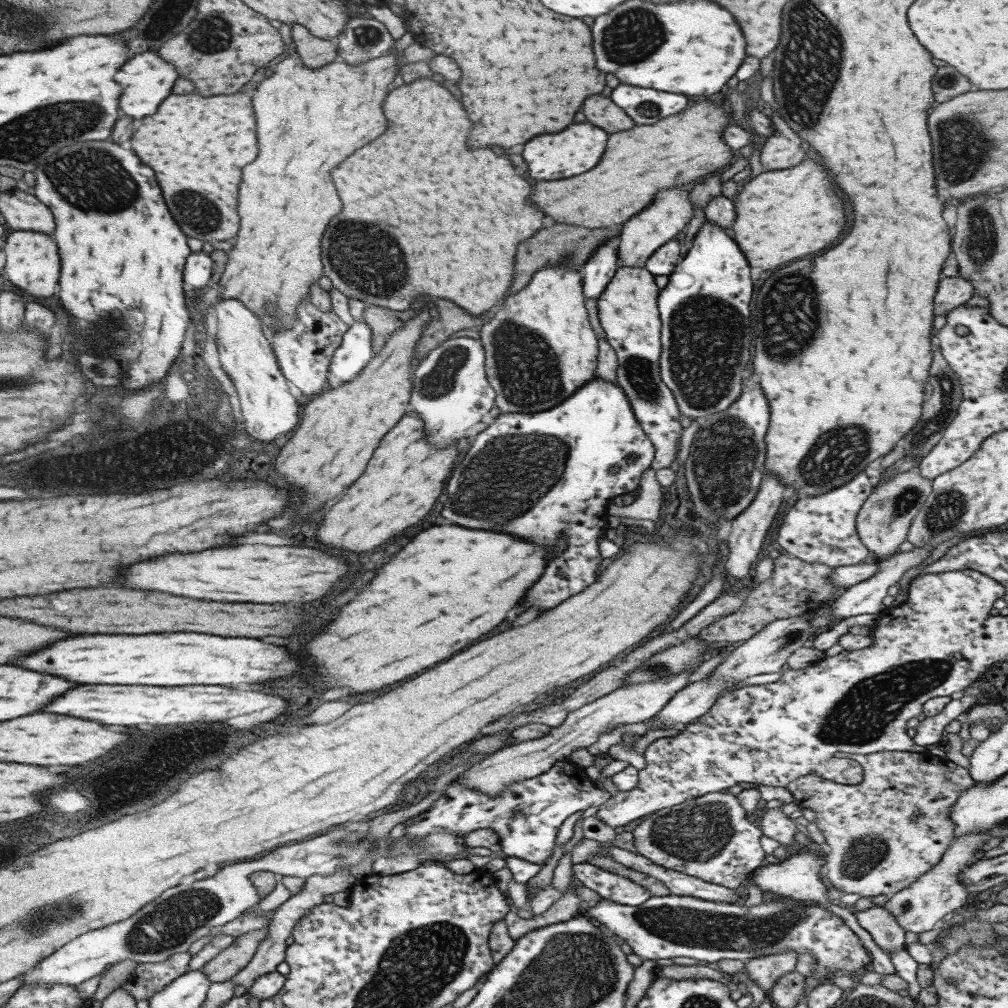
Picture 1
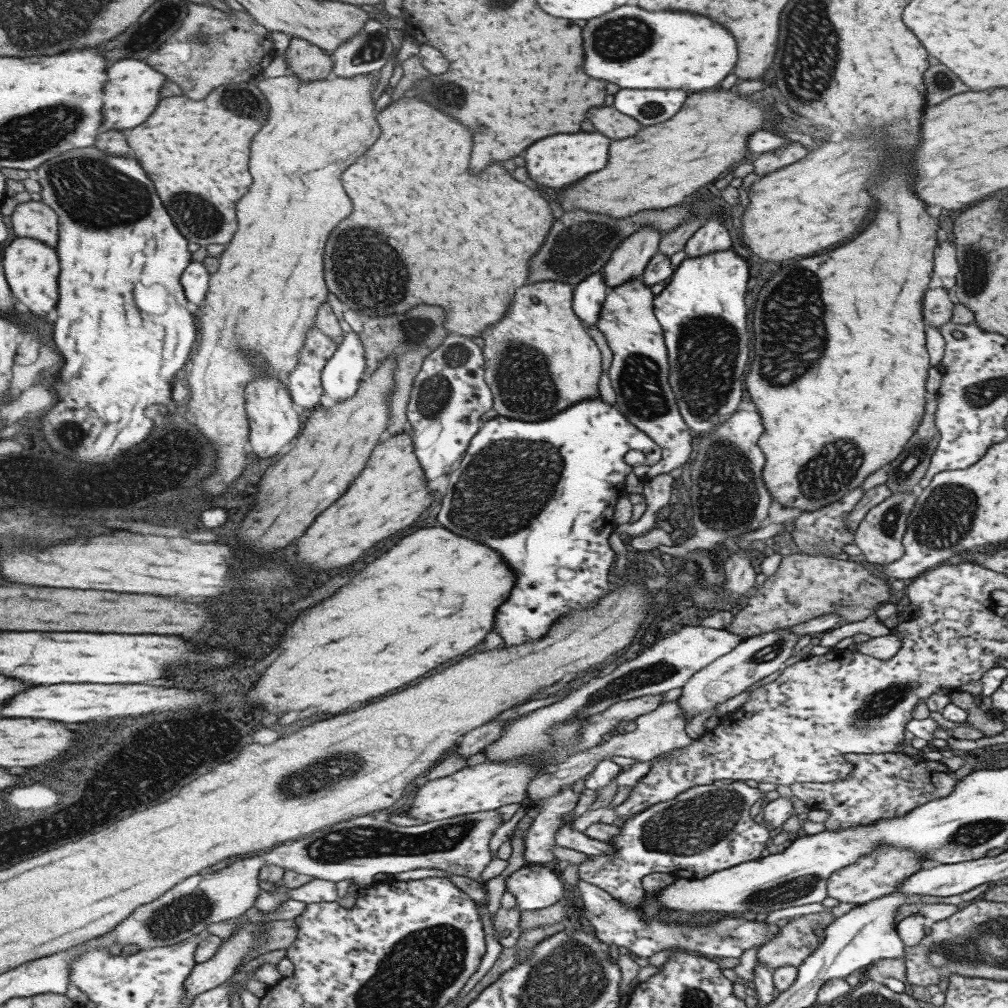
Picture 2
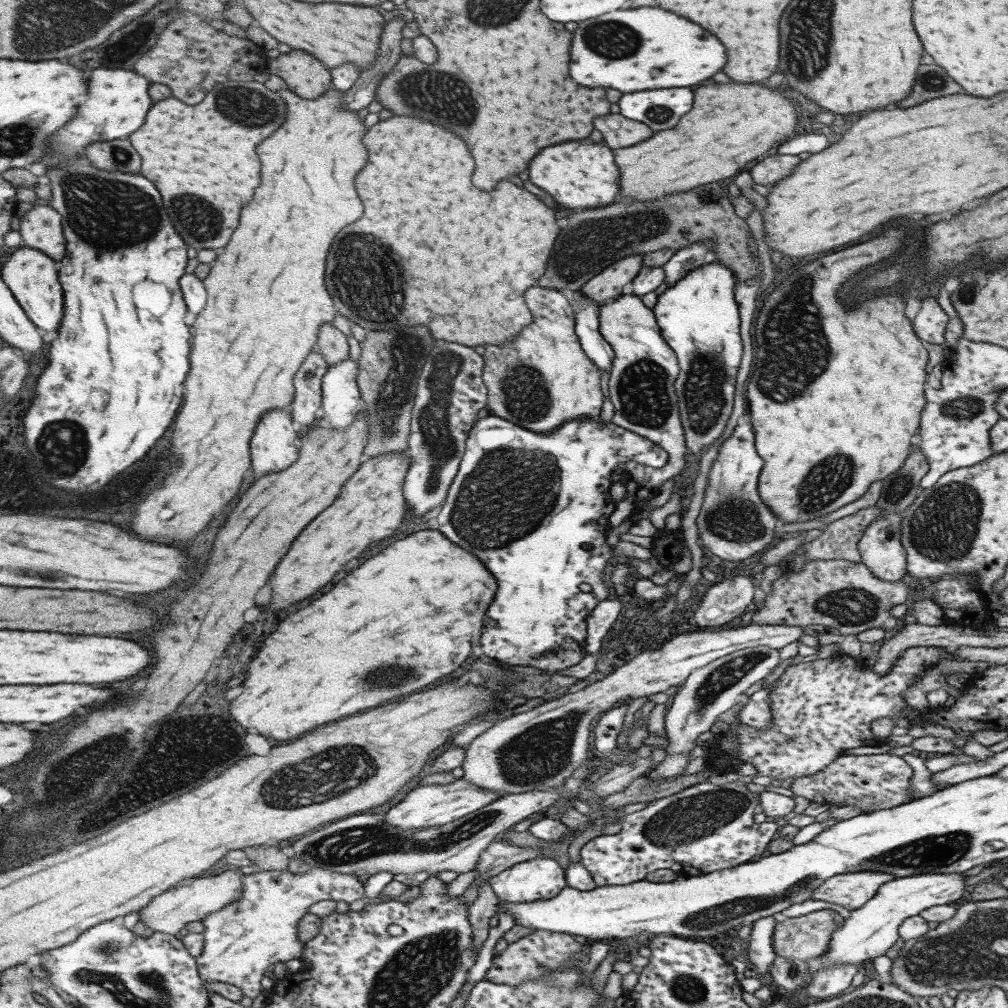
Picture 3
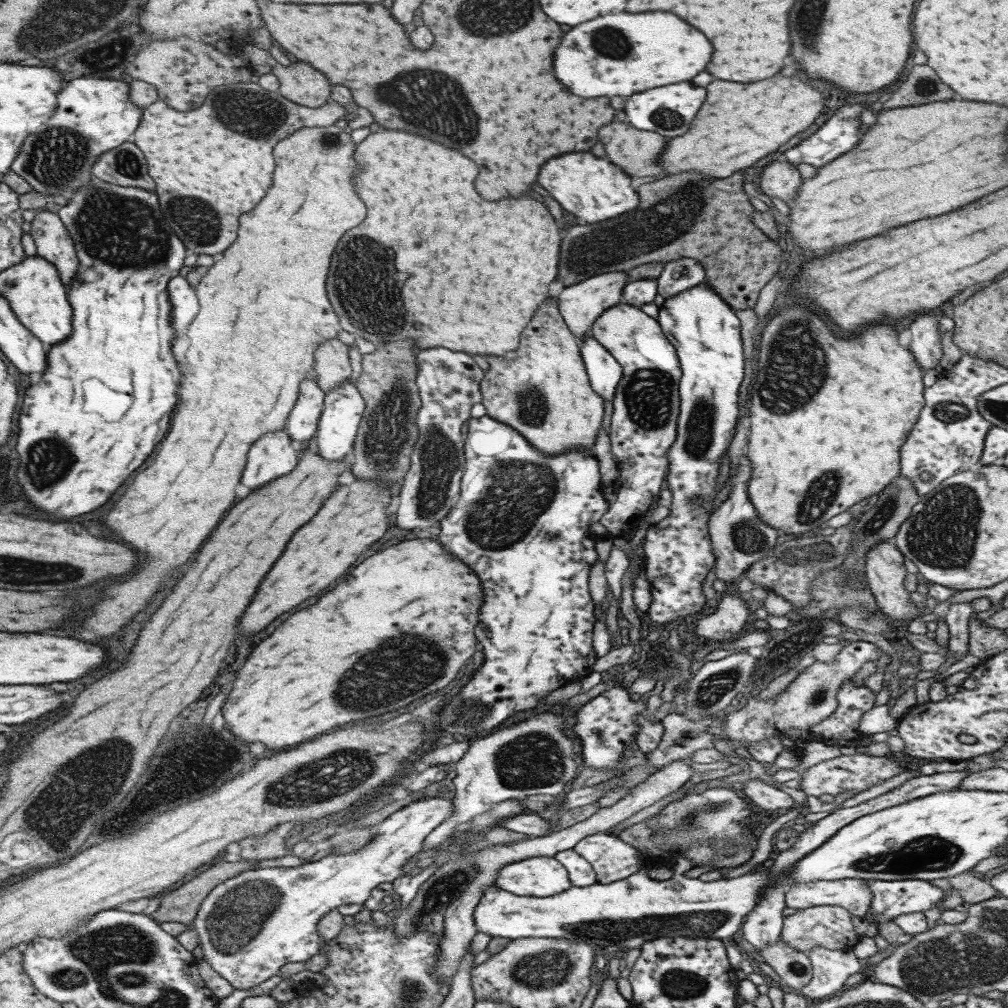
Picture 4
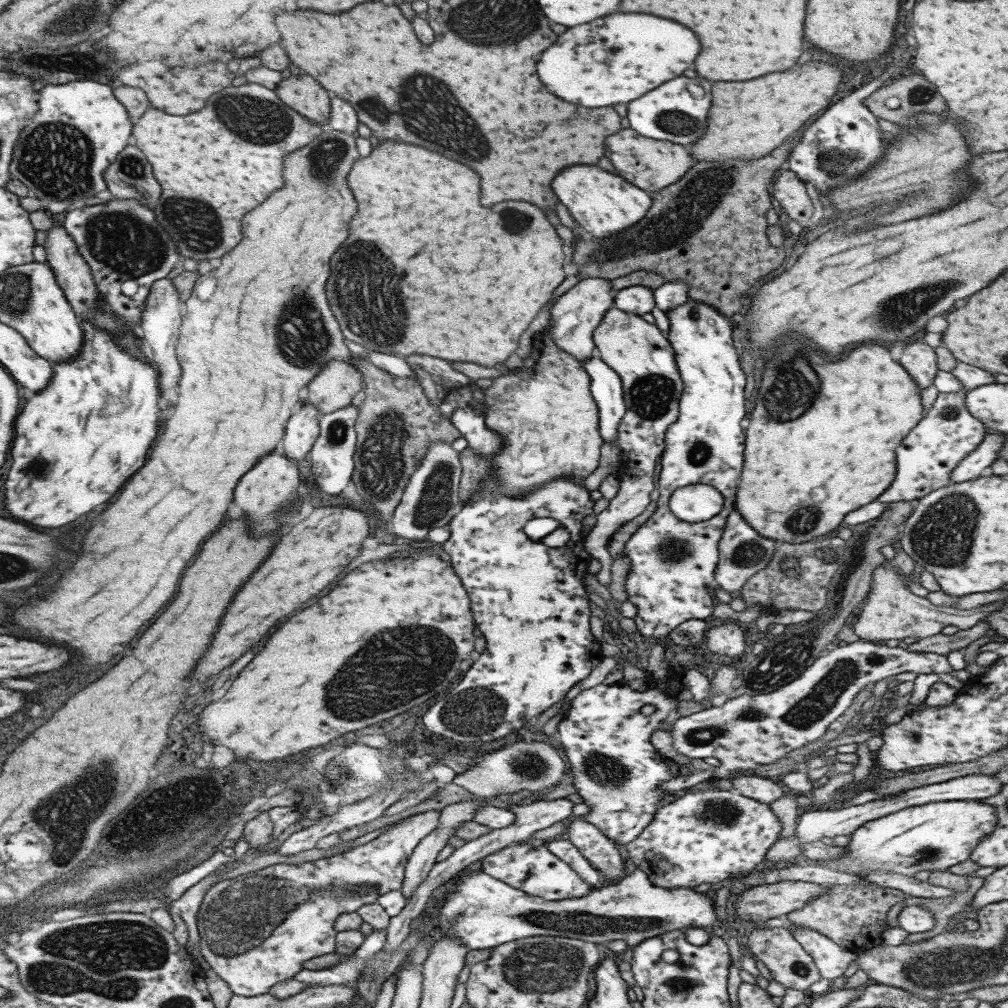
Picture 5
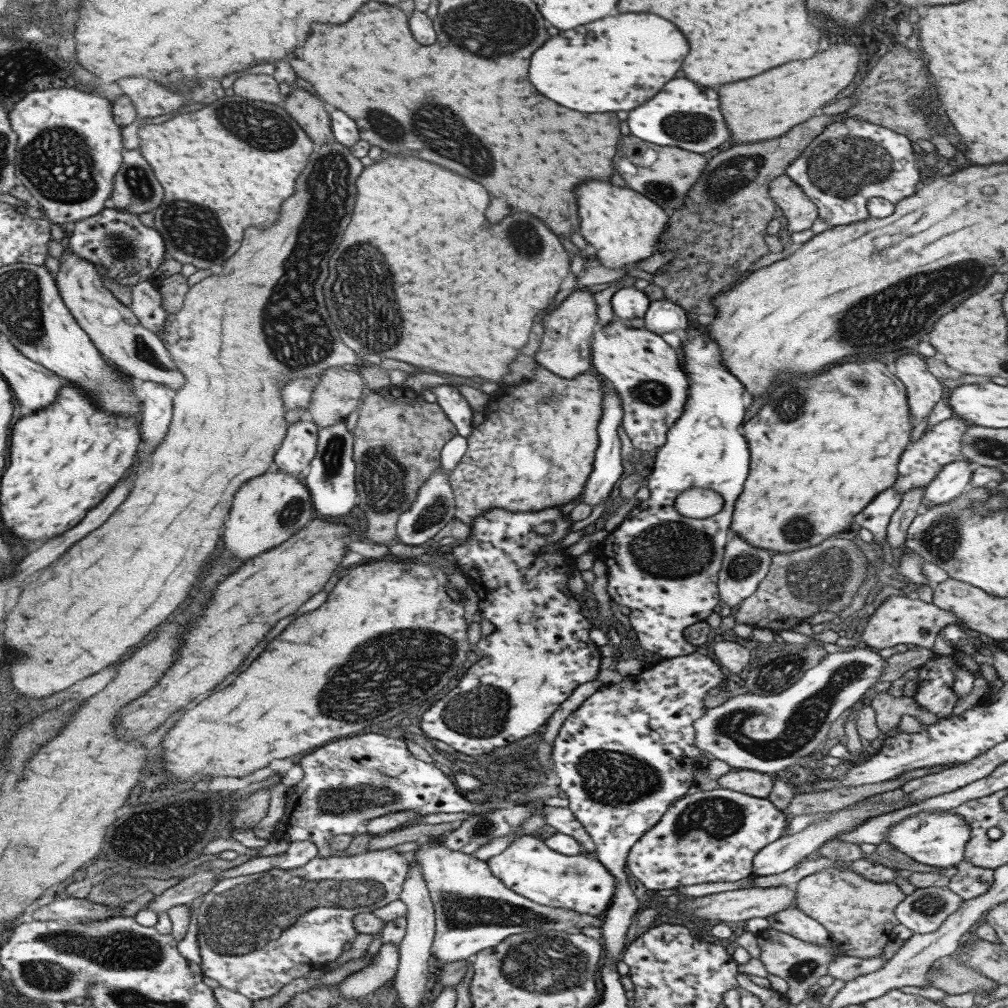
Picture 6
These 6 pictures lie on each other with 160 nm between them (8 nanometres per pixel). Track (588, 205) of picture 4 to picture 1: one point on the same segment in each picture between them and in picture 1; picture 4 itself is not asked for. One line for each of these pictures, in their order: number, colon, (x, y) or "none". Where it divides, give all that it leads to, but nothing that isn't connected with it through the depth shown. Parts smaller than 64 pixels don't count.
1: (577, 148)
2: (556, 161)
3: (577, 174)

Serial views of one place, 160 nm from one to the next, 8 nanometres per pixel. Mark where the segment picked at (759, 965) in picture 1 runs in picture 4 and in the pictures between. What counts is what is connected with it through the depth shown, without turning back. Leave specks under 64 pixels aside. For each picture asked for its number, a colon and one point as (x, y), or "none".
2: (794, 940)
3: (804, 937)
4: (829, 927)

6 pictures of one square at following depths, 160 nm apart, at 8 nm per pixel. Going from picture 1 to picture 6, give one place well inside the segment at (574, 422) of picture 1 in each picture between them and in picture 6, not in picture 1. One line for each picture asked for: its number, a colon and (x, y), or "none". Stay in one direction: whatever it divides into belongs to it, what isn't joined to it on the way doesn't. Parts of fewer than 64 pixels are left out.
2: (542, 494)
3: (508, 480)
4: (534, 625)
5: (528, 601)
6: (539, 650)

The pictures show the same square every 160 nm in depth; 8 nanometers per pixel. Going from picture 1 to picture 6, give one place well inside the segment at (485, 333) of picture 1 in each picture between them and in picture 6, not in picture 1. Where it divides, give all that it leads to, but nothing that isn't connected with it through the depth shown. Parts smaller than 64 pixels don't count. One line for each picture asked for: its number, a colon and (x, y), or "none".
2: (539, 359)
3: (541, 378)
4: (541, 390)
5: (544, 412)
6: (527, 455)

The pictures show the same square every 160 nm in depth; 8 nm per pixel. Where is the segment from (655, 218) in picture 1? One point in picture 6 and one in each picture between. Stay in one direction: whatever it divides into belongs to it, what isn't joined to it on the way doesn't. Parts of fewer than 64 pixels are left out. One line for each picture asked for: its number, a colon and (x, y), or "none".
2: (629, 259)
3: (606, 286)
4: (579, 305)
5: (574, 316)
6: (565, 351)

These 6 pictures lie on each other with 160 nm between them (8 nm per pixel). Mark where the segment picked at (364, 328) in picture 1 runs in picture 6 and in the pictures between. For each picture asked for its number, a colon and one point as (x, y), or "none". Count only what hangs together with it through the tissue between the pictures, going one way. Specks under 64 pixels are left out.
2: (339, 377)
3: (340, 400)
4: (342, 410)
5: (331, 454)
6: (330, 479)

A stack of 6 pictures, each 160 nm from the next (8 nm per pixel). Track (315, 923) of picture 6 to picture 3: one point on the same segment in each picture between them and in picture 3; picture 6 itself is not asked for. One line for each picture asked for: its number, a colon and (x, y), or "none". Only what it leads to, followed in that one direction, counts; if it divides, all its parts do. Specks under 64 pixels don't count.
3: (240, 940)
4: (248, 926)
5: (255, 930)

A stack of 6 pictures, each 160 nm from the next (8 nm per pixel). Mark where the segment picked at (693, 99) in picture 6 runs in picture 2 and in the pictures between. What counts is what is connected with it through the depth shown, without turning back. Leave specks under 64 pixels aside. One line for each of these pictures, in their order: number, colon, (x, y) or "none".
2: (647, 106)
3: (659, 109)
4: (667, 110)
5: (673, 113)

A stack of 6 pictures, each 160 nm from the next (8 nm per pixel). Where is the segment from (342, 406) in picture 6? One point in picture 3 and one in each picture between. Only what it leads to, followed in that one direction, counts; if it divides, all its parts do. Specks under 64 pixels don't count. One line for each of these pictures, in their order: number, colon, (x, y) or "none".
3: (331, 345)
4: (331, 365)
5: (332, 388)

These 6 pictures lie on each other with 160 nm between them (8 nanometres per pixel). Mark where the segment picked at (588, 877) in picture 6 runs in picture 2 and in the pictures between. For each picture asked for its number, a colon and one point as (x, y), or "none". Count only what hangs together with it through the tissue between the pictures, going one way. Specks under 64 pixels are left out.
2: (534, 886)
3: (537, 879)
4: (540, 877)
5: (533, 870)

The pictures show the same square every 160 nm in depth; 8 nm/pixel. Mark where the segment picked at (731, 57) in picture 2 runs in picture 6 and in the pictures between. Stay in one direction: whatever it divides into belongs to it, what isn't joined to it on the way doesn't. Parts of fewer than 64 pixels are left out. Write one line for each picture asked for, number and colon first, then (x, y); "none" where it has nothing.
3: (643, 49)
4: (621, 54)
5: (612, 60)
6: (609, 65)

